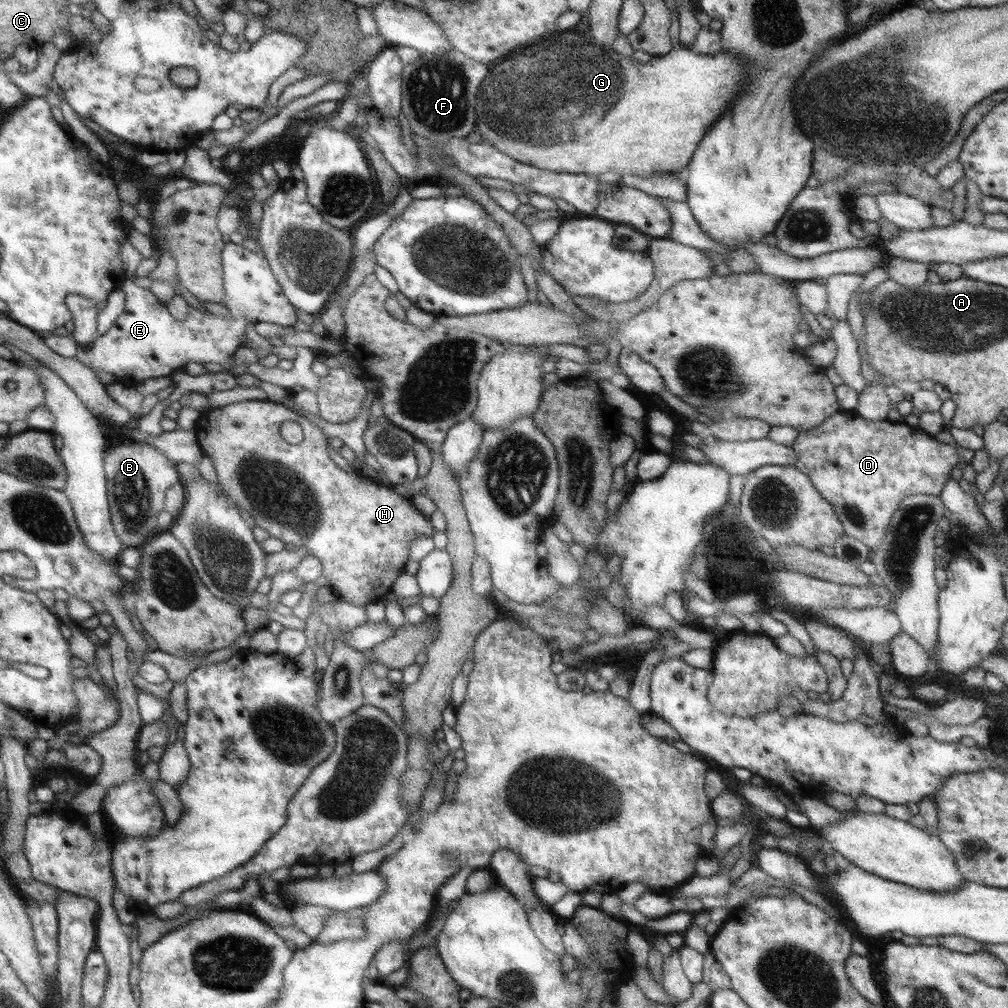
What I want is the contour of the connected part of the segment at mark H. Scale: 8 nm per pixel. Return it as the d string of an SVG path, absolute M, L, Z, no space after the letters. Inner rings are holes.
M261 399L242 400L221 407L215 407L214 409L209 409L201 413L196 421L195 429L197 430L196 439L201 448L201 453L213 463L213 470L215 471L215 475L217 475L217 481L226 493L227 499L231 502L233 501L237 508L245 510L249 516L251 516L251 519L255 521L255 526L269 533L269 536L273 536L273 538L277 538L277 540L281 540L284 543L290 542L296 547L307 548L310 552L309 555L313 555L320 560L322 564L321 576L327 580L327 588L329 588L337 598L343 598L343 600L349 602L349 604L357 604L357 606L359 606L382 601L384 596L391 592L391 586L393 582L395 582L395 578L404 571L404 564L408 561L407 549L409 542L415 540L417 536L427 536L427 538L431 538L433 532L435 532L429 518L425 518L423 514L413 507L410 498L403 498L403 496L393 492L392 486L378 485L373 474L370 472L357 471L357 474L353 477L335 466L329 459L327 450L325 450L329 444L328 438L323 434L323 431L308 418L301 416L299 412L295 410L284 407L283 404ZM286 420L297 422L301 427L304 438L299 444L287 444L287 442L282 439L279 432L280 424Z

